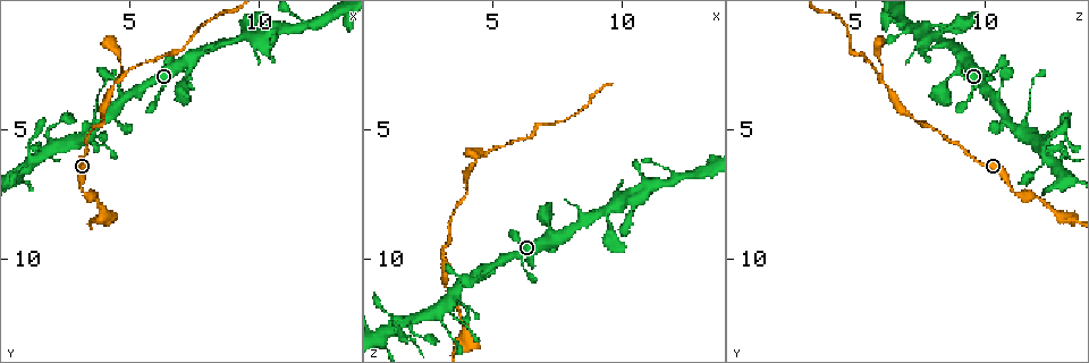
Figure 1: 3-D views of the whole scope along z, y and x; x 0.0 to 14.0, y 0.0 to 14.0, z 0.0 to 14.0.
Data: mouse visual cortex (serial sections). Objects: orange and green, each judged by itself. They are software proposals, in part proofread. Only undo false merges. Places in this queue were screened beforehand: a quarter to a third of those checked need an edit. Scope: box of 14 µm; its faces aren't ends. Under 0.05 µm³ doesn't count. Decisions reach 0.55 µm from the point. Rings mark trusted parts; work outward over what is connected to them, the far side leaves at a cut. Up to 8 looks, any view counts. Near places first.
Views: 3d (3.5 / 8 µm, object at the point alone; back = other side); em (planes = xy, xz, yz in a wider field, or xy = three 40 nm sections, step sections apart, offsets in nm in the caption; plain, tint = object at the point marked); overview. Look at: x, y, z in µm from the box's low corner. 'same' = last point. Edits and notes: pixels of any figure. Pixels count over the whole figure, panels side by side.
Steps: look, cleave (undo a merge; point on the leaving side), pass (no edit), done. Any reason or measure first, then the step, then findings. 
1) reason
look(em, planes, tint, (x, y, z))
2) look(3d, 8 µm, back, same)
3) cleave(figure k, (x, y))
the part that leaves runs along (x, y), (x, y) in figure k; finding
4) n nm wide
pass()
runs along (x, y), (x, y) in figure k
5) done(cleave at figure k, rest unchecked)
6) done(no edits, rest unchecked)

calibre changes
look(3d, 3.5 µm, (7.0, 3.0, 8.5))

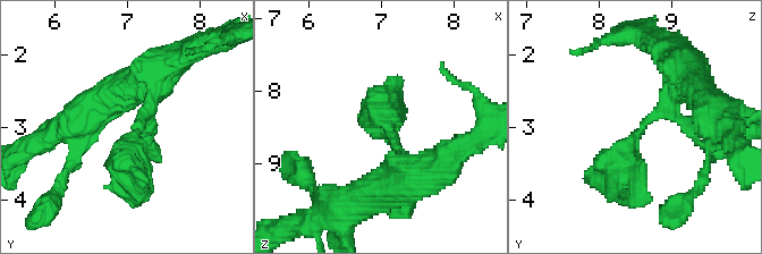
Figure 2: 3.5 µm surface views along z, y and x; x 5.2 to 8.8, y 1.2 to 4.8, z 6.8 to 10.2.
arms of 400, 450 nm; shape alone is not enough
look(em, xy, step 3, tint, (7.10, 3.05, 8.55))

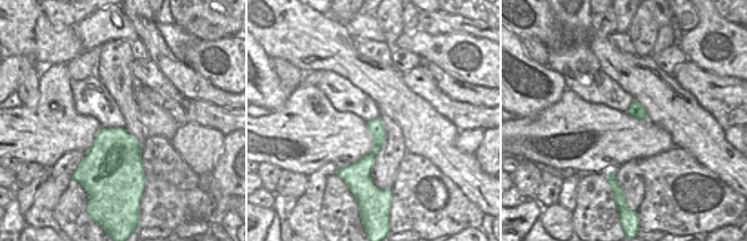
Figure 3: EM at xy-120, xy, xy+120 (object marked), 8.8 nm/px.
cut it another way
look(em, xy, step 5, tint, same)

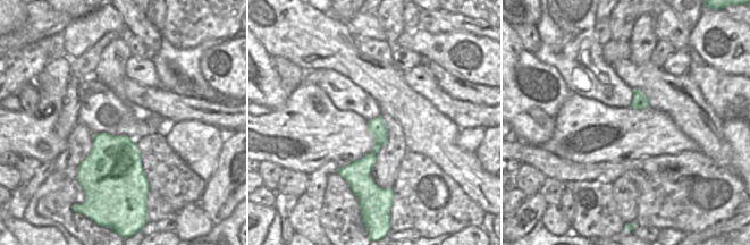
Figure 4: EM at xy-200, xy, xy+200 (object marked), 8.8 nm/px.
pass()
runs along (693, 77), (623, 151), (635, 193) in figure 2; one cell here

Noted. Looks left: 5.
three arms meet
look(3d, 8 µm, (9.3, 1.4, 8.1))

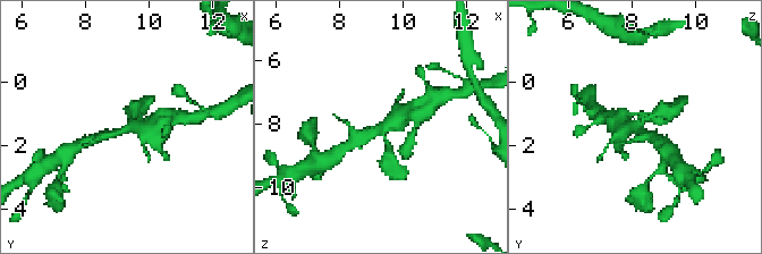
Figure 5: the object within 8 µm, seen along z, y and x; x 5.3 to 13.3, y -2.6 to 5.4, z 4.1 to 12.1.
look(3d, 3.5 µm, back, (9.2, 1.4, 8.1))

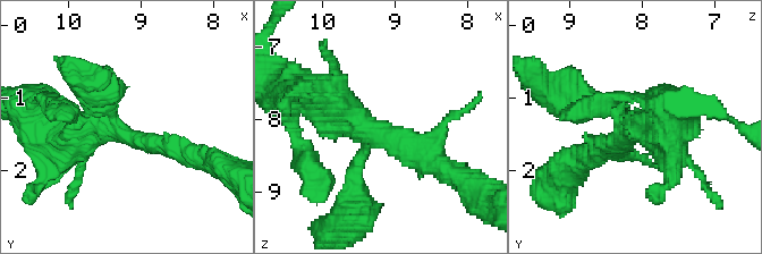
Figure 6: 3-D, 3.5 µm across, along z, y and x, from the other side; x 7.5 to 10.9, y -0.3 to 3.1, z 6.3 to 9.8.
3 arms; arms of 200, 300, 500 nm; now the EM
look(em, xy, step 1, tint, (9.30, 1.45, 8.15))

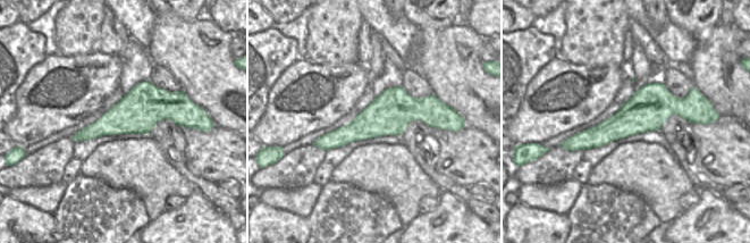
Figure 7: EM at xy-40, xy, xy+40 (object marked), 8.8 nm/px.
pass()
runs along (434, 109), (395, 109), (320, 141) in figure 7; continuous, no second cell

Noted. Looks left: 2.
done(no edits, rest unchecked)

